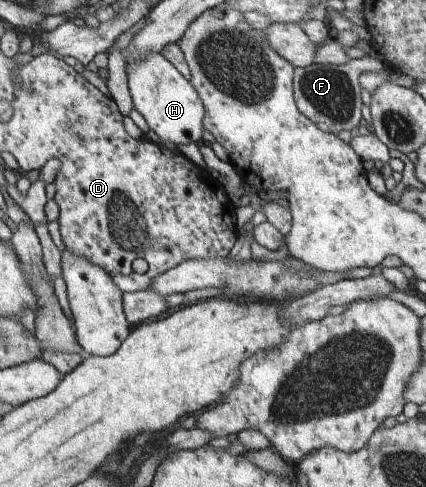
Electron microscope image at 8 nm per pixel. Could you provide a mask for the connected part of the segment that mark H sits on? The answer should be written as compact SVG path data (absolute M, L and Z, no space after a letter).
M157 52L149 54L141 62L126 62L125 70L133 108L145 118L152 138L160 144L174 142L176 146L189 142L202 143L206 107L194 85L165 56Z

